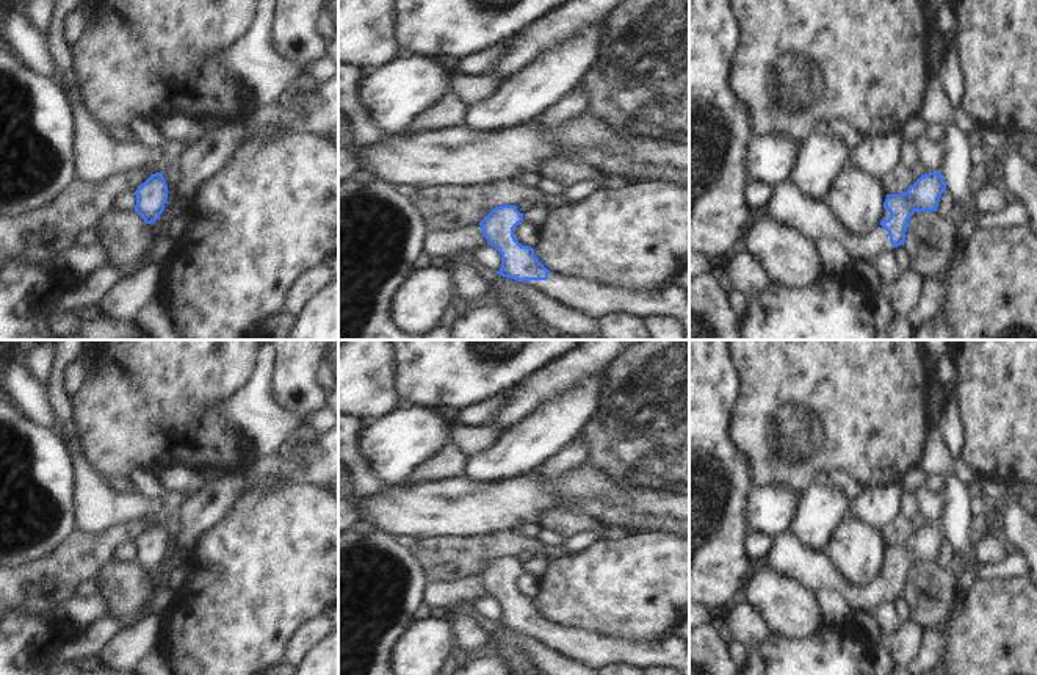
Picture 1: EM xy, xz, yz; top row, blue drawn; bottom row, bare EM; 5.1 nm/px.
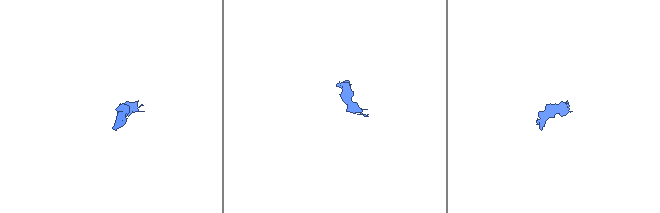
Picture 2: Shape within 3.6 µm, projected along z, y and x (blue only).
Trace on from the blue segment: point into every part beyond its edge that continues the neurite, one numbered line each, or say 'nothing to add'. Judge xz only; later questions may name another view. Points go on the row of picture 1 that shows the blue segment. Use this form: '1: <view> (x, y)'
1: xz (586, 296)

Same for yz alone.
1: yz (813, 218)

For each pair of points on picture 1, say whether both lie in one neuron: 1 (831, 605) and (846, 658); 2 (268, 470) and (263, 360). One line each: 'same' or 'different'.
1: different
2: different

